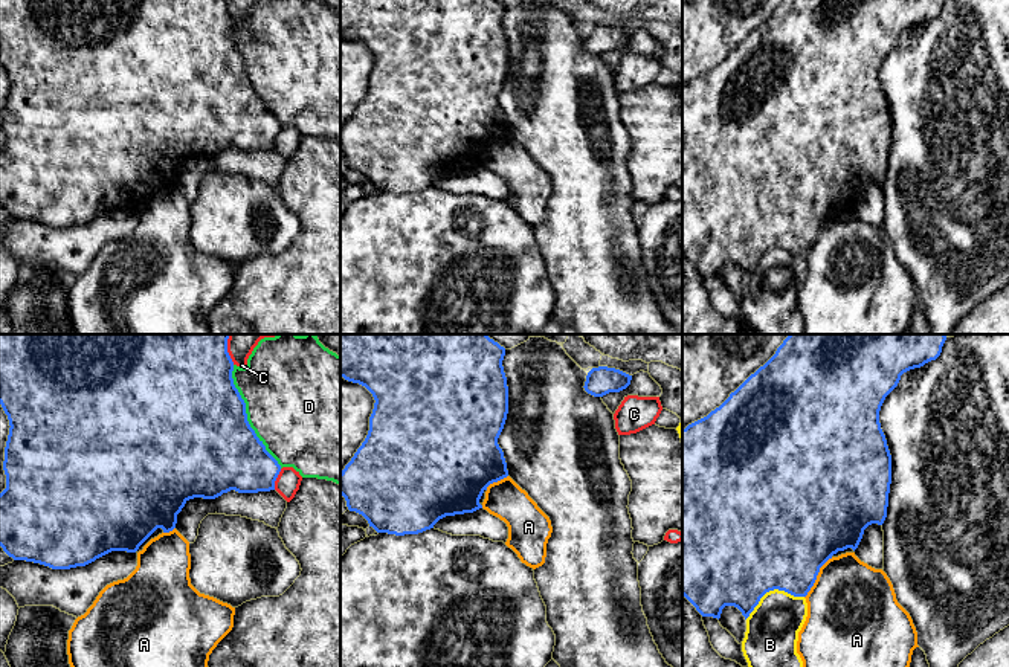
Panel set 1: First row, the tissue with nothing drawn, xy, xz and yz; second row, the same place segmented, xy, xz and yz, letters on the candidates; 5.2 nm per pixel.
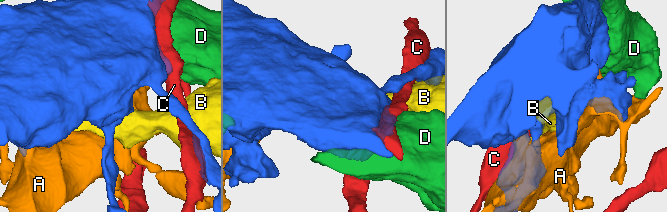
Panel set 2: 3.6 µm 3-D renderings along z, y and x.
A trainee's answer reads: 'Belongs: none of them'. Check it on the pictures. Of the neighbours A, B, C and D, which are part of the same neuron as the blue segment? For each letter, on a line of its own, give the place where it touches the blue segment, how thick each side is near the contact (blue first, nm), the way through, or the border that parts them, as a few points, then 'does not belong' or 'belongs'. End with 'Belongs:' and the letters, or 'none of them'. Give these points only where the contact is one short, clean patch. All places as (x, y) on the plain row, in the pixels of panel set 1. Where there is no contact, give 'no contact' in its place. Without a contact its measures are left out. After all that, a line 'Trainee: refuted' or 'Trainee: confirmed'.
A: yz (815, 235) | 480/480 nm | does not belong
B: yz (771, 248) | 500/280 nm | does not belong
C: xy (275, 138) | 340/130 nm | does not belong
D: xy (246, 75) | 500/480 nm | does not belong
Belongs: none of them
Trainee: confirmed

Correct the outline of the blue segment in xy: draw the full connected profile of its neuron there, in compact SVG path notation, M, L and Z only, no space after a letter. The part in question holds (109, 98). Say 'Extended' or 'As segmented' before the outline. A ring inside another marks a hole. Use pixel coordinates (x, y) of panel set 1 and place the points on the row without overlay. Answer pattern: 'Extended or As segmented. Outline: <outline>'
Extended. Outline: M0 0L0 63L11 84L3 119L6 147L0 151L3 209L14 218L34 220L52 227L85 224L111 209L142 209L151 197L176 186L177 172L189 157L215 157L230 148L275 148L281 124L250 85L246 61L234 43L232 29L227 0Z

